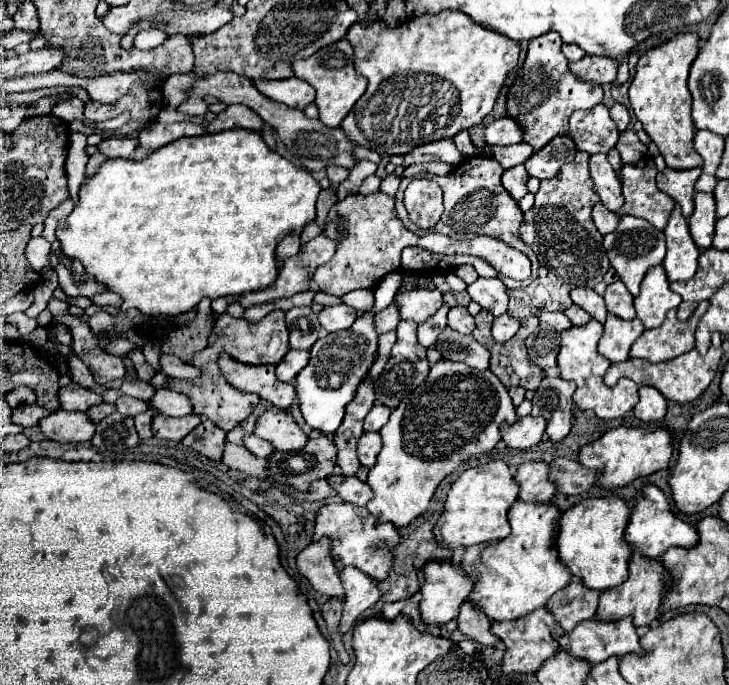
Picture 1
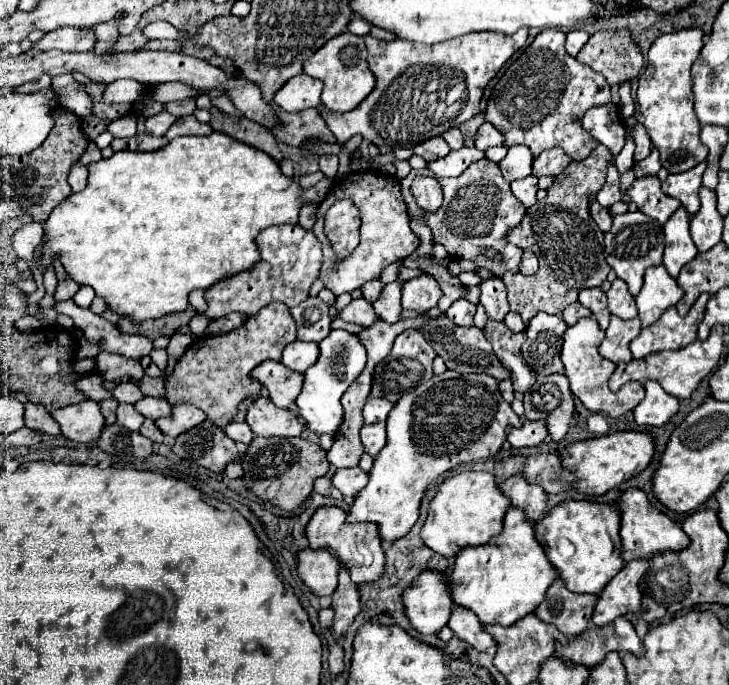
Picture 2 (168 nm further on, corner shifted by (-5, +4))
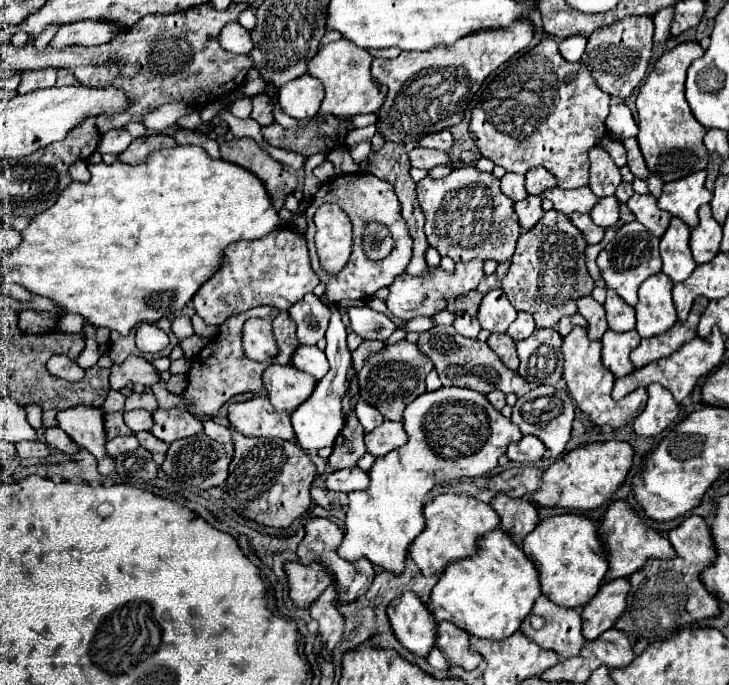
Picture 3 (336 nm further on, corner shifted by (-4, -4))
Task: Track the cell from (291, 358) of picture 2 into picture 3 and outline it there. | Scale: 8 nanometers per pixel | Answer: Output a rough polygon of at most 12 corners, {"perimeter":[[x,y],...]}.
{"perimeter":[[299,346],[291,364],[323,378],[329,362],[317,346]]}

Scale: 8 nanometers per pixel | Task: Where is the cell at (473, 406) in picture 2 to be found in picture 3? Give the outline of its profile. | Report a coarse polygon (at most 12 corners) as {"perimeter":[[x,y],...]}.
{"perimeter":[[457,386],[405,408],[409,442],[349,494],[343,560],[393,574],[439,484],[489,474],[523,438]]}

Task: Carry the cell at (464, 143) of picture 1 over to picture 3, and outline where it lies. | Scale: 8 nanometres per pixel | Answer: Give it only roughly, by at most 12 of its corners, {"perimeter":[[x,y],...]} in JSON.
{"perimeter":[[449,130],[423,136],[417,144],[447,152],[453,146]]}

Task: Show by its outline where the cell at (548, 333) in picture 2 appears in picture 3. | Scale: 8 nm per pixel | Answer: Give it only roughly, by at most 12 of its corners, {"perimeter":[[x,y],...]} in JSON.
{"perimeter":[[537,328],[517,342],[519,374],[533,386],[563,374],[561,336]]}

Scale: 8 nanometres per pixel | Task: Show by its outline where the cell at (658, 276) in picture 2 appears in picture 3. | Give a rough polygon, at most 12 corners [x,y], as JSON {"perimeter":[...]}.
{"perimeter":[[655,274],[639,286],[637,332],[651,338],[677,322],[673,282]]}

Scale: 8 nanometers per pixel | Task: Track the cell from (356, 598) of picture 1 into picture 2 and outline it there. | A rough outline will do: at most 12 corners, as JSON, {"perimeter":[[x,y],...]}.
{"perimeter":[[340,570],[332,594],[332,634],[338,640],[358,616],[360,588]]}

